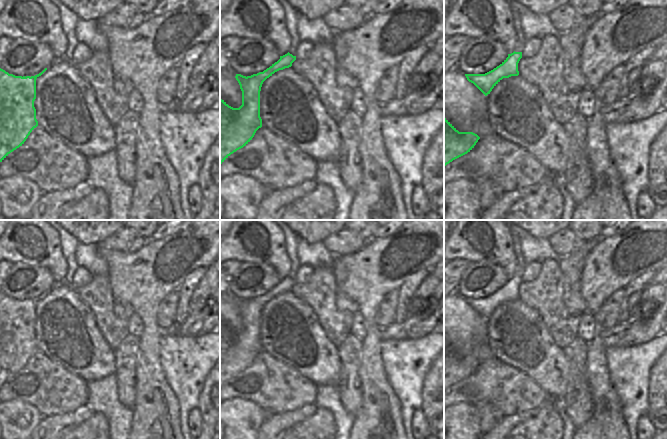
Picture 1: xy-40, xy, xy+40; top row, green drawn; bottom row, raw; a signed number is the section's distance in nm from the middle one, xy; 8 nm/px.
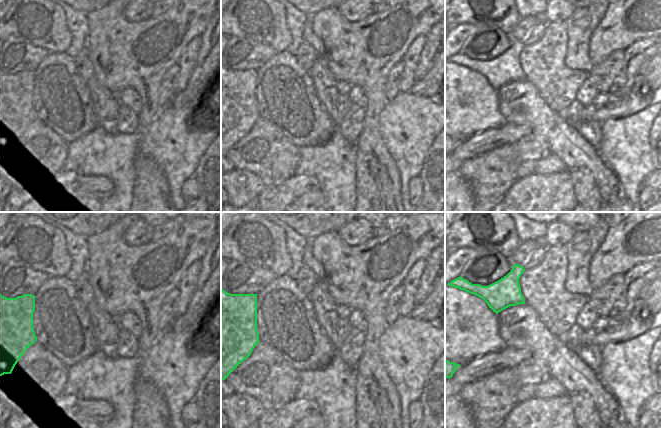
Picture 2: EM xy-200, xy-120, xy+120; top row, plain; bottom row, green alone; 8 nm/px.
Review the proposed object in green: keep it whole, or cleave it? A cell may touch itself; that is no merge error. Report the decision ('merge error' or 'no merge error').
merge error

